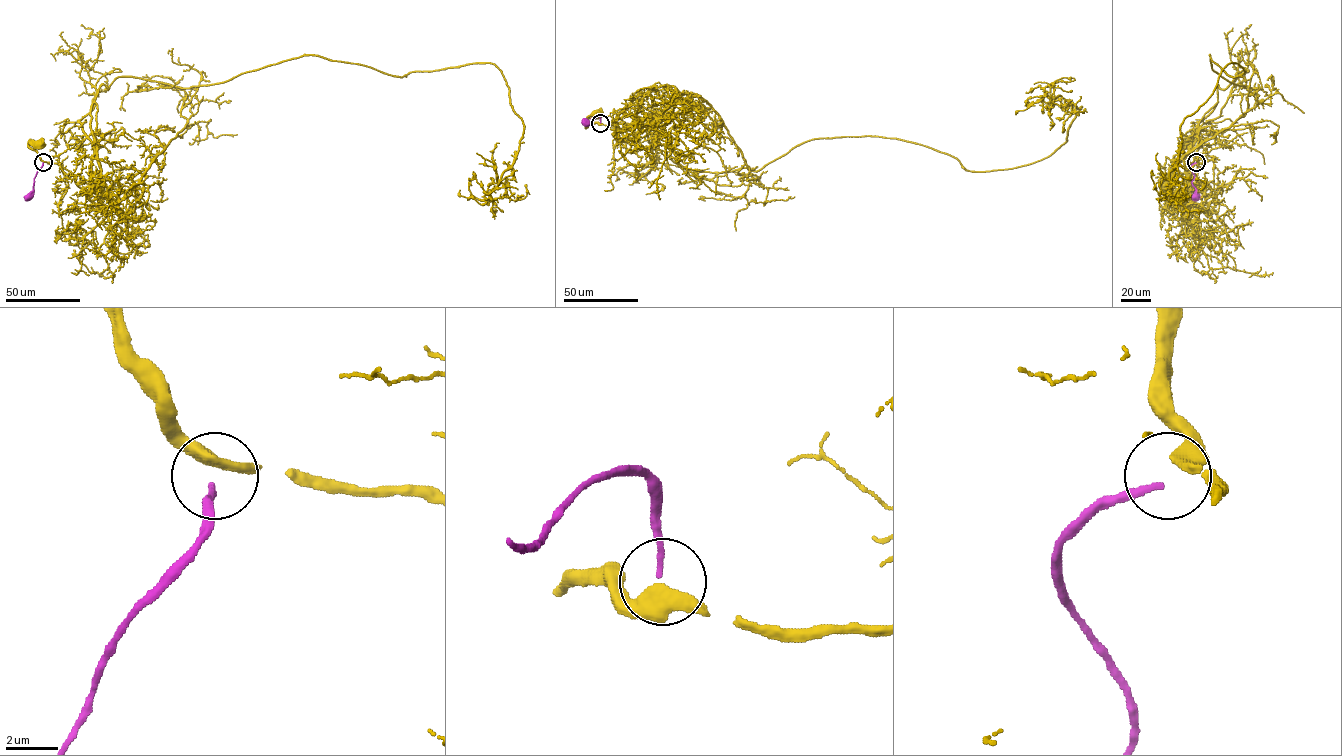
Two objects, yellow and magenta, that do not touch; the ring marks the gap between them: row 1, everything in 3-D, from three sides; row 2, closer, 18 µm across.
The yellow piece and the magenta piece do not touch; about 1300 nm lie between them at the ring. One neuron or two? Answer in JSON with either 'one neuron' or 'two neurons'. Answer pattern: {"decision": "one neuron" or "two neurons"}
{"decision": "two neurons"}

